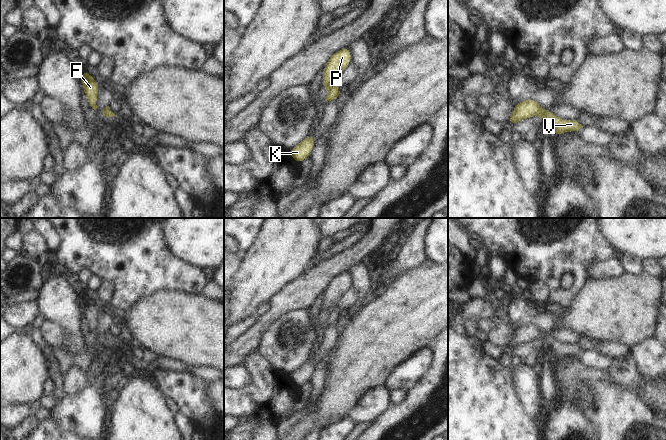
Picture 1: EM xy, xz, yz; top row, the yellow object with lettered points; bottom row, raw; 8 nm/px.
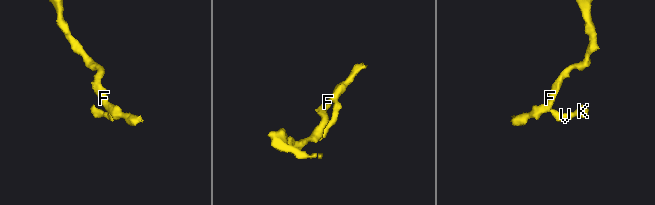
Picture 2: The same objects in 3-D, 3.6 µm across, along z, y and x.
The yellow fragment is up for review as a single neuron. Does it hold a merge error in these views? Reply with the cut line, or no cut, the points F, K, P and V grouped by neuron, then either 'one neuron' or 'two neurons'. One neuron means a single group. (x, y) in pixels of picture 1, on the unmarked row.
no cut; F K P V; one neuron

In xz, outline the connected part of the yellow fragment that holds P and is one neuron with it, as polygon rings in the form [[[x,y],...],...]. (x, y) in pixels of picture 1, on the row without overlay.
[[[349,271],[343,272],[335,277],[327,285],[323,292],[323,303],[321,310],[326,310],[327,321],[326,326],[333,323],[338,323],[341,319],[341,314],[335,309],[337,301],[351,287],[351,276]]]

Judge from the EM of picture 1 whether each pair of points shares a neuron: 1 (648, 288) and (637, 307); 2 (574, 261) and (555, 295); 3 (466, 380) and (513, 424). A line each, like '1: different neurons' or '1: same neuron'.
1: same neuron
2: same neuron
3: same neuron

